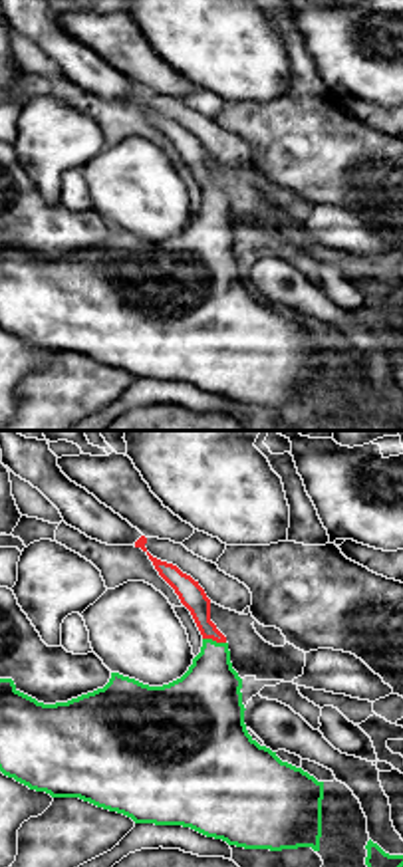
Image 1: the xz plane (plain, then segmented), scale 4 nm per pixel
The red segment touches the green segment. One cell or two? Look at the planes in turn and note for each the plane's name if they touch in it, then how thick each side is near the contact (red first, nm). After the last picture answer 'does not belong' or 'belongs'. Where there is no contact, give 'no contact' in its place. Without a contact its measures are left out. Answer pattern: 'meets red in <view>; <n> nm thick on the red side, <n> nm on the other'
meets red in xz; 100 nm thick on the red side, 280 nm on the other

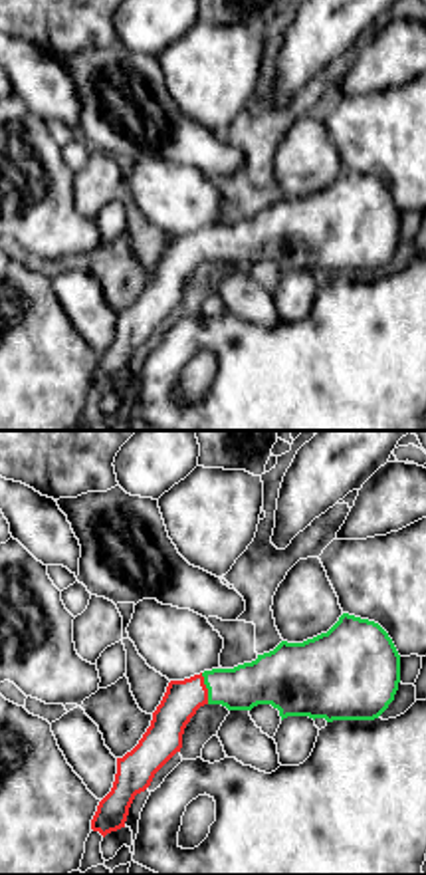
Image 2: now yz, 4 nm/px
meets red in yz; 150 nm thick on the red side, 190 nm on the other

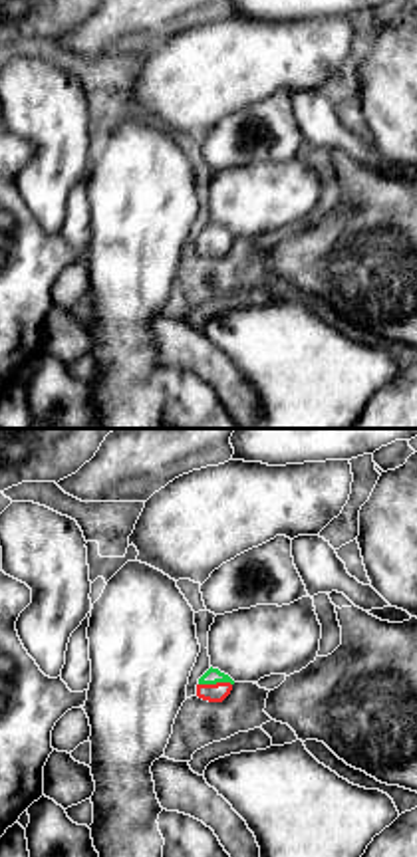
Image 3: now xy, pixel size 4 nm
meets red in xy; 80 nm thick on the red side, 60 nm on the other

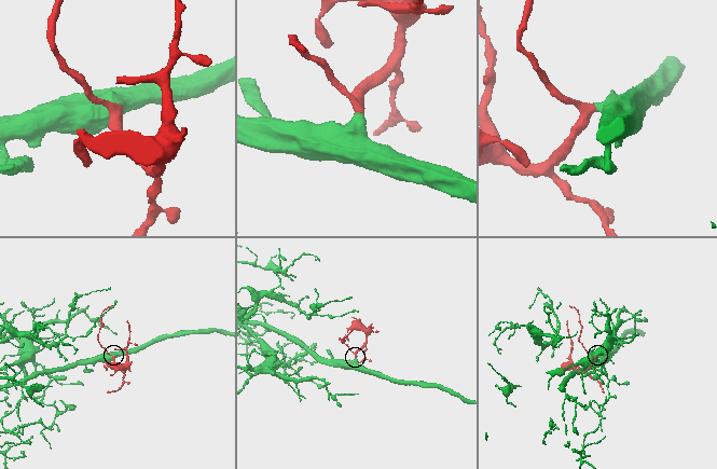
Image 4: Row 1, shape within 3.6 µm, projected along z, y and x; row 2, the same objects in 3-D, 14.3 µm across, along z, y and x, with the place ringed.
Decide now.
belongs

